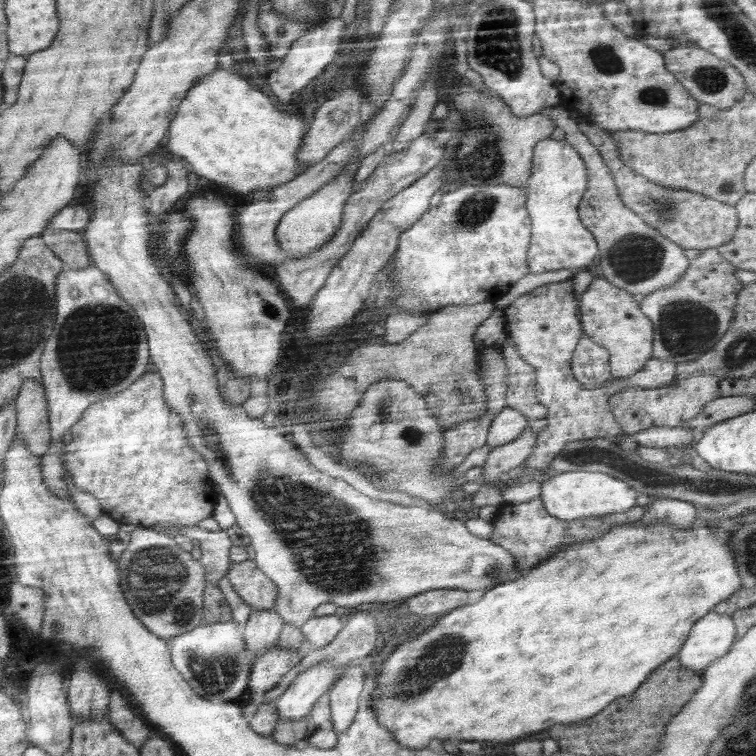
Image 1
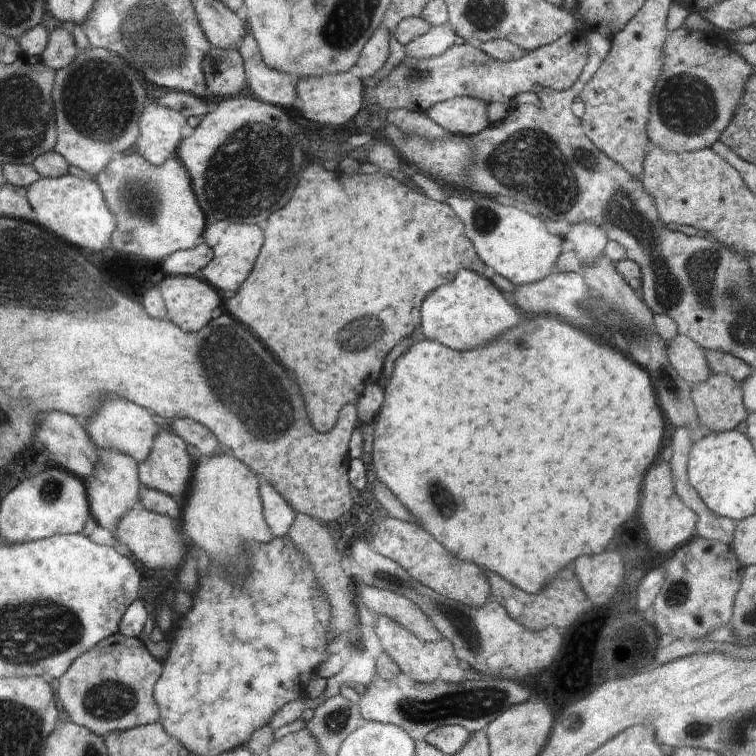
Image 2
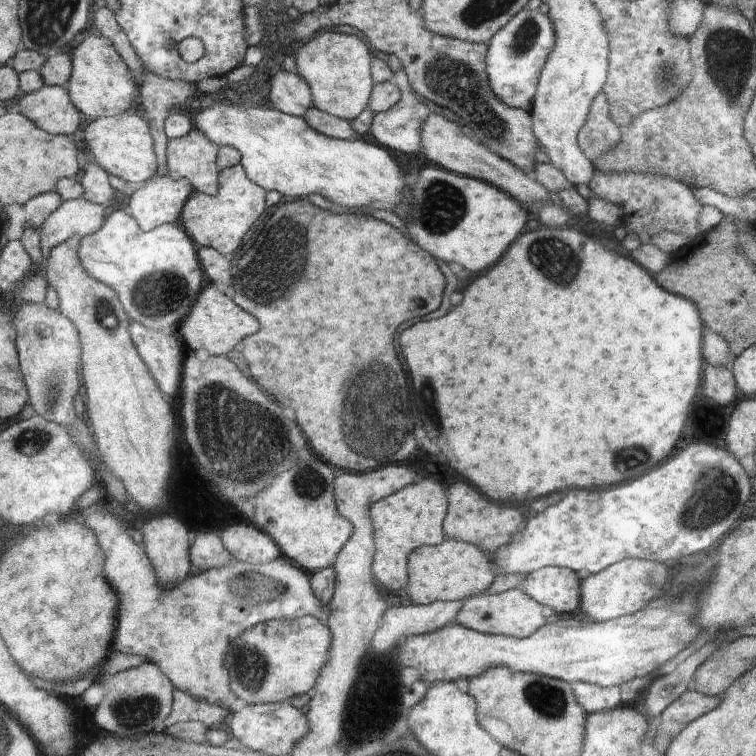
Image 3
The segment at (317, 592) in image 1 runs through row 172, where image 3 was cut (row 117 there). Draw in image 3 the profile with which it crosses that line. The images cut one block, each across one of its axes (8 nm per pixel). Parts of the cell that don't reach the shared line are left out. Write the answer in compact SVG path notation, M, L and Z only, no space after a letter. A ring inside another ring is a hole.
M122 113L113 117L93 119L85 126L85 138L93 153L93 160L109 175L128 182L146 182L158 170L157 156L152 150L152 137L148 124L138 114Z

